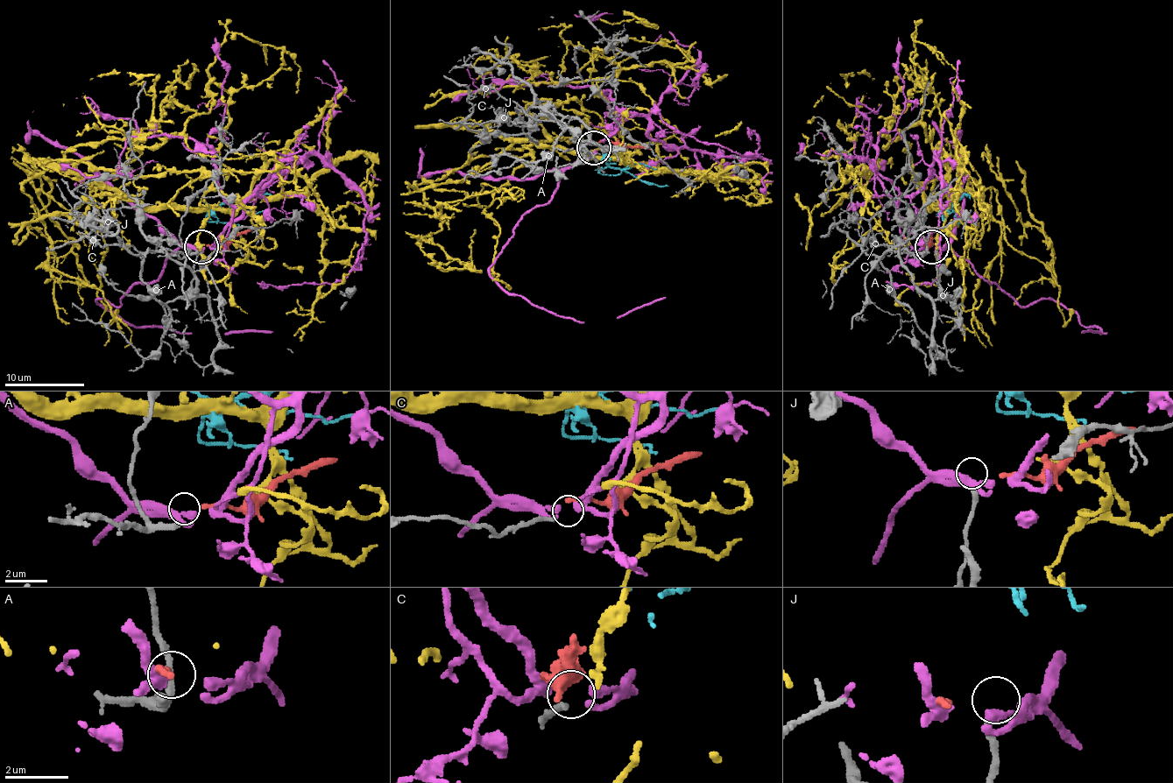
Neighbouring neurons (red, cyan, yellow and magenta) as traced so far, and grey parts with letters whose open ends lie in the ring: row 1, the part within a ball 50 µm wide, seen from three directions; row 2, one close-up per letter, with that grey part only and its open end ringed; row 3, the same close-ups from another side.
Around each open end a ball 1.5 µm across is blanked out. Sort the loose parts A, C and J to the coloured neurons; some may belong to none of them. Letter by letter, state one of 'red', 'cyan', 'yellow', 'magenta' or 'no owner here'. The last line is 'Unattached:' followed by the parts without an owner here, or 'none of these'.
A: red
C: no owner here
J: no owner here
Unattached: C, J

